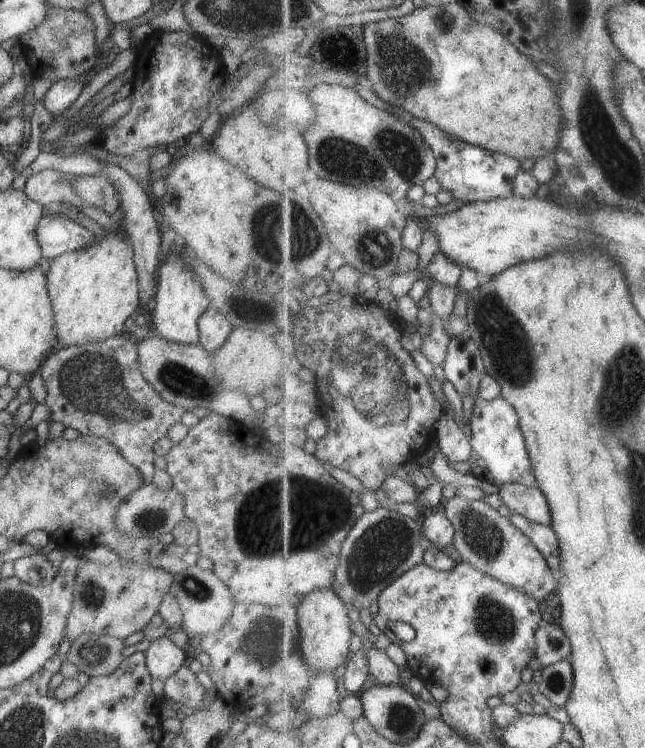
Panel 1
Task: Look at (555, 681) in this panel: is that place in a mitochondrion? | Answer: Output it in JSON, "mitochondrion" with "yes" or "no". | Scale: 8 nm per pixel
{"mitochondrion":"yes"}

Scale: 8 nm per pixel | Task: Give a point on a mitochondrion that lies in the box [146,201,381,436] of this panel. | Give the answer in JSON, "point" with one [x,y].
{"point":[178,380]}

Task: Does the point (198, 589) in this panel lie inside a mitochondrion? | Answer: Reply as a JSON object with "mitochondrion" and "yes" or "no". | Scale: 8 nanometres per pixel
{"mitochondrion":"yes"}

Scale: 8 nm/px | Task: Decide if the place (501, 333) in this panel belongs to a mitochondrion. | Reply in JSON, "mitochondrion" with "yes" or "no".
{"mitochondrion":"yes"}

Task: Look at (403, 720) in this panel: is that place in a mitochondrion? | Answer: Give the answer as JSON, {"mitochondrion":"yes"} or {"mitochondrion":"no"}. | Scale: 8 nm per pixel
{"mitochondrion":"yes"}

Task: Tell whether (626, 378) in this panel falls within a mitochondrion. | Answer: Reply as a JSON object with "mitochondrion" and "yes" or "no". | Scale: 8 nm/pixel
{"mitochondrion":"yes"}

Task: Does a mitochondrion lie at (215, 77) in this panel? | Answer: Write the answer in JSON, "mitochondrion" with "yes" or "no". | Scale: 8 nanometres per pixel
{"mitochondrion":"no"}

